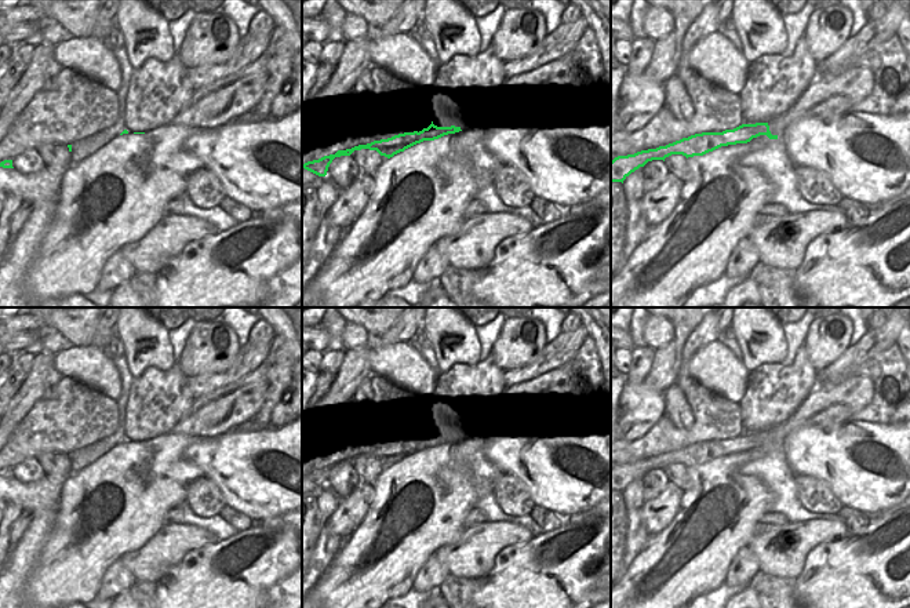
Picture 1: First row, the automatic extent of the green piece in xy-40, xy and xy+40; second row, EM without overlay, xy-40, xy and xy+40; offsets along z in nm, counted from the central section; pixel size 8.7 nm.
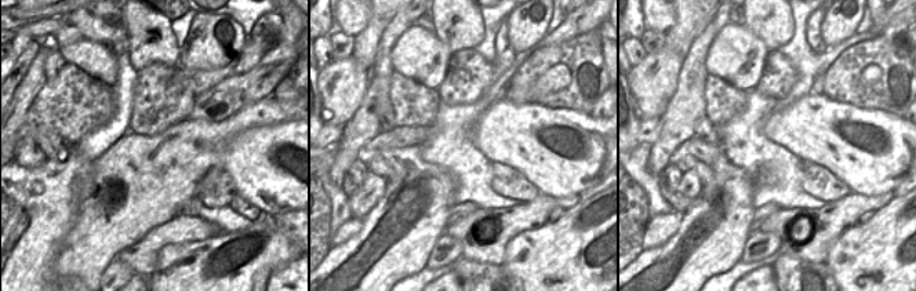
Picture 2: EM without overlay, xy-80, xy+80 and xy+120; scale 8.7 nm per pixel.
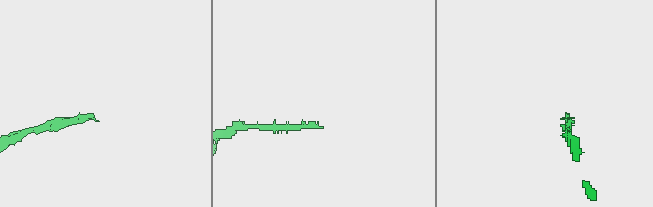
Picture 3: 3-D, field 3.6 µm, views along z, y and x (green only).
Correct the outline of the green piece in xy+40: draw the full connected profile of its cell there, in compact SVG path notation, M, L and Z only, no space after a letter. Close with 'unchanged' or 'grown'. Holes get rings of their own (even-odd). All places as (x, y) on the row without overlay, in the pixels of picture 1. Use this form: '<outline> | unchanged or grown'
M849 376L838 383L816 386L794 415L769 432L742 433L722 441L695 443L666 455L615 466L611 470L611 491L623 492L631 481L648 470L665 470L671 463L682 463L687 467L703 465L721 455L747 452L760 444L778 448L778 444L798 427L818 426L823 430L833 430L849 422L849 416L864 408L871 398L873 382L867 376Z | grown

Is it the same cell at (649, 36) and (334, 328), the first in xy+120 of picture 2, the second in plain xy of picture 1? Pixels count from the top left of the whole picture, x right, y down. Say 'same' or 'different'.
different

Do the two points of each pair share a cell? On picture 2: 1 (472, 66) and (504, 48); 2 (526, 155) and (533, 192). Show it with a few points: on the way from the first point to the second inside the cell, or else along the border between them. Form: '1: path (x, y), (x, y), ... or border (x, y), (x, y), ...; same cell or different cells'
1: path (482, 66), (494, 66), (502, 58); same cell
2: border (504, 164), (519, 170), (540, 193); different cells

